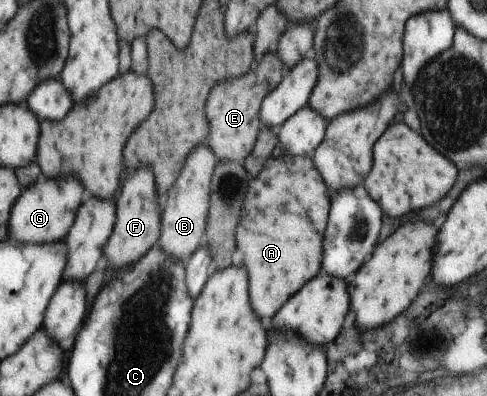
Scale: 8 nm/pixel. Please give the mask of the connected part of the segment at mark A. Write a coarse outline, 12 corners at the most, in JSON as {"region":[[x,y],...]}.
{"region":[[310,155],[268,157],[237,236],[270,320],[317,276],[327,184]]}

